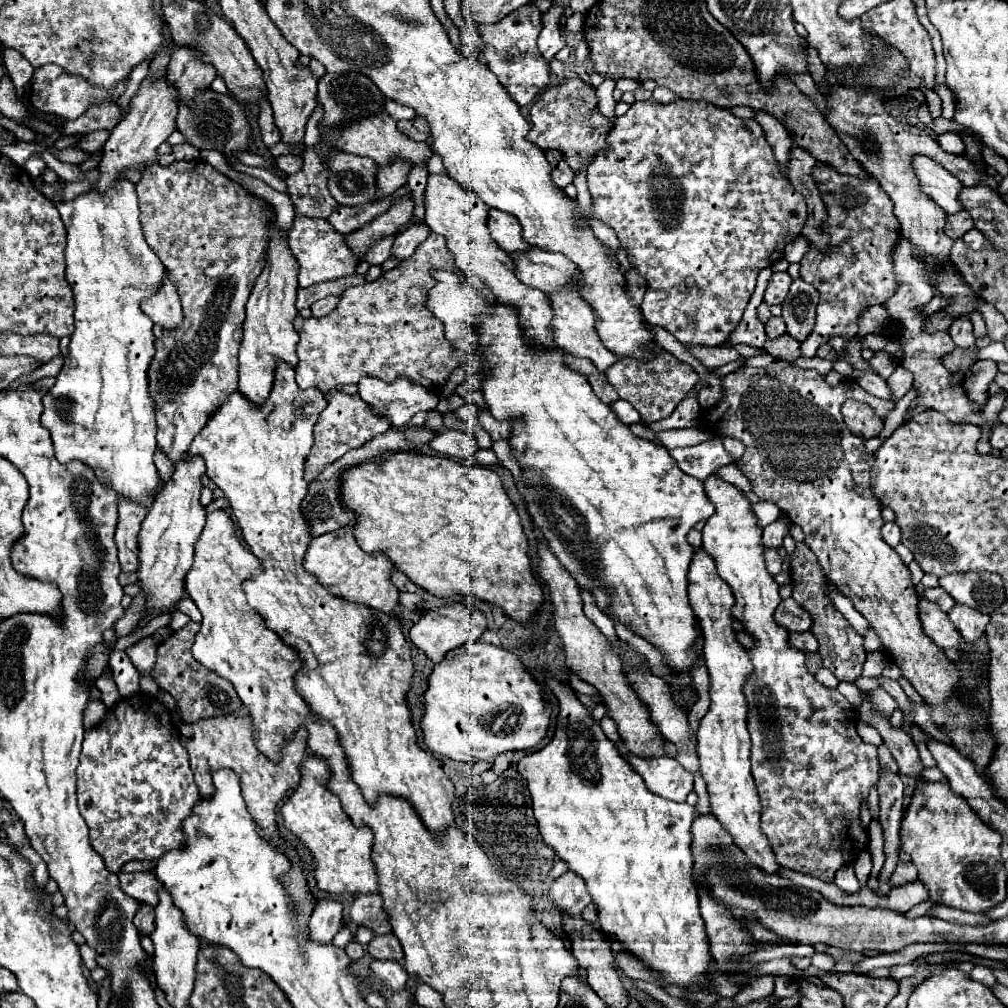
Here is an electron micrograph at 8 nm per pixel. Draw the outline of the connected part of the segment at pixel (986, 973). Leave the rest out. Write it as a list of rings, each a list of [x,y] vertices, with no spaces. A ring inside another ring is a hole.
[[[974,967],[970,971],[970,979],[976,979],[978,983],[982,983],[986,987],[992,987],[996,983],[996,977],[992,975],[992,971],[988,967]]]

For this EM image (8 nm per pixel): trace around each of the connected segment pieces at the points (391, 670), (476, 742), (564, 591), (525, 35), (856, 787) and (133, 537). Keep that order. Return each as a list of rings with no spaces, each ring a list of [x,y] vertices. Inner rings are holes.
[[[278,363],[274,387],[268,401],[262,407],[254,409],[246,399],[242,399],[240,391],[234,391],[234,395],[210,417],[210,423],[206,423],[206,427],[196,435],[188,449],[188,457],[200,455],[204,459],[206,475],[216,483],[218,489],[222,489],[224,497],[228,499],[234,519],[242,531],[242,539],[262,561],[264,571],[260,577],[244,583],[248,605],[264,617],[266,625],[276,631],[284,643],[292,645],[298,651],[304,663],[302,671],[296,675],[298,693],[304,697],[316,717],[326,719],[336,727],[340,743],[348,755],[352,779],[360,787],[364,799],[374,801],[382,793],[404,797],[414,805],[426,827],[434,835],[442,835],[444,829],[454,823],[454,785],[444,775],[440,761],[434,759],[432,753],[422,751],[416,743],[412,713],[406,705],[414,665],[400,621],[362,603],[350,603],[338,595],[332,595],[318,583],[312,573],[304,569],[304,553],[312,541],[310,527],[300,509],[302,499],[308,495],[308,481],[304,481],[304,463],[314,445],[312,427],[324,407],[326,401],[318,389],[300,389],[294,379],[294,369],[288,363]],[[378,623],[386,633],[384,649],[380,655],[370,651],[370,635]]]
[[[474,641],[450,651],[444,661],[434,667],[424,699],[424,743],[430,751],[454,761],[494,761],[496,755],[506,751],[530,751],[546,737],[550,725],[550,717],[544,711],[542,689],[522,661],[514,653],[484,641]]]
[[[540,539],[540,577],[550,587],[552,605],[554,605],[554,611],[556,611],[554,613],[556,631],[558,631],[558,635],[564,641],[568,669],[572,673],[576,673],[582,681],[594,685],[602,693],[602,697],[604,697],[604,701],[608,705],[608,715],[616,721],[620,737],[622,737],[624,745],[628,747],[628,751],[632,755],[638,755],[638,757],[654,757],[664,747],[664,741],[662,741],[662,735],[658,733],[656,725],[650,721],[648,707],[638,699],[638,695],[632,691],[632,687],[624,679],[624,675],[620,671],[620,661],[614,655],[614,651],[610,651],[608,639],[584,615],[580,591],[578,591],[574,579],[558,563],[558,559],[554,559],[554,555],[550,555],[544,539]]]
[[[532,3],[522,5],[518,11],[506,15],[506,19],[500,19],[494,25],[478,27],[478,31],[486,43],[482,53],[486,57],[488,69],[498,77],[502,87],[518,105],[530,105],[544,91],[544,87],[550,85],[550,65],[544,59],[538,59],[536,47],[536,39],[542,31],[542,15],[538,7]]]
[[[710,475],[710,479],[704,481],[704,487],[706,487],[706,495],[710,497],[710,501],[714,503],[716,507],[716,513],[706,521],[706,527],[702,531],[702,537],[704,537],[704,543],[702,543],[702,549],[706,553],[710,553],[716,561],[716,567],[718,567],[718,575],[732,587],[734,591],[734,597],[736,597],[736,603],[734,603],[734,617],[742,623],[742,629],[756,641],[754,647],[750,649],[750,661],[754,665],[752,673],[746,677],[746,683],[742,687],[742,693],[746,697],[746,703],[748,703],[748,731],[750,731],[750,737],[752,737],[752,755],[750,755],[750,761],[752,761],[752,775],[754,775],[754,781],[756,781],[756,787],[758,787],[758,793],[760,793],[760,803],[762,803],[762,831],[764,835],[768,837],[770,845],[772,845],[772,851],[776,855],[776,861],[786,867],[786,869],[792,869],[792,871],[798,871],[798,873],[804,873],[804,875],[812,875],[812,877],[818,877],[826,883],[832,883],[834,881],[834,875],[840,867],[844,865],[850,865],[852,861],[856,861],[856,857],[862,853],[862,851],[868,851],[868,843],[870,843],[870,837],[866,833],[866,829],[860,825],[860,807],[862,803],[866,801],[870,789],[878,783],[878,753],[876,753],[876,747],[872,745],[866,745],[858,733],[856,733],[856,715],[850,711],[850,703],[838,693],[838,689],[828,689],[824,685],[820,685],[812,673],[808,673],[806,665],[804,665],[804,659],[806,655],[794,647],[788,645],[788,629],[786,627],[780,627],[776,621],[774,621],[774,611],[778,607],[778,603],[782,601],[780,595],[778,595],[778,583],[774,581],[774,577],[768,573],[766,565],[764,565],[764,549],[762,549],[762,529],[756,525],[756,515],[752,513],[750,509],[750,501],[742,495],[742,491],[738,491],[736,487],[732,487],[730,483],[724,483],[722,479],[718,479],[716,475]]]
[[[118,495],[118,529],[116,529],[116,543],[120,551],[120,567],[122,571],[137,571],[138,560],[138,533],[140,525],[146,517],[148,509],[140,503],[124,499]]]

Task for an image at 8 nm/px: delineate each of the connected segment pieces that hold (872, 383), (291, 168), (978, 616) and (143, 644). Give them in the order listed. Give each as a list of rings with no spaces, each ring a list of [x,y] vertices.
[[[854,371],[852,373],[852,379],[862,385],[868,393],[872,393],[874,397],[878,399],[884,399],[884,401],[892,401],[892,395],[890,395],[890,389],[886,385],[886,381],[878,375],[878,373],[864,373],[864,371]]]
[[[280,155],[280,157],[274,159],[274,163],[276,163],[278,169],[284,171],[286,175],[292,175],[292,173],[296,173],[296,171],[302,169],[302,161],[300,161],[298,157],[294,157],[294,155]]]
[[[954,603],[954,607],[948,611],[950,621],[954,623],[954,627],[958,629],[958,633],[962,635],[962,649],[964,653],[968,651],[968,647],[984,635],[984,629],[990,621],[990,615],[984,615],[980,611],[974,611],[968,605],[962,603]]]
[[[142,637],[138,643],[130,645],[126,649],[130,661],[134,663],[134,667],[138,667],[144,675],[150,675],[150,665],[154,663],[154,637]]]

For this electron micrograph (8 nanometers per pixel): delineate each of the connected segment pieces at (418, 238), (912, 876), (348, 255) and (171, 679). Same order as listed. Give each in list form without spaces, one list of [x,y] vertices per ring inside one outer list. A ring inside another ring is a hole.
[[[410,223],[406,227],[406,231],[400,231],[400,235],[396,237],[394,245],[392,245],[392,257],[400,259],[400,261],[406,261],[412,257],[414,249],[426,241],[430,229],[426,229],[426,223],[420,223],[420,225],[414,225]]]
[[[898,861],[892,877],[890,877],[890,887],[900,887],[906,883],[918,881],[918,869],[912,861]]]
[[[294,219],[292,231],[288,235],[288,247],[298,261],[300,287],[310,287],[314,283],[352,275],[358,265],[356,255],[346,247],[344,235],[336,233],[326,219]]]
[[[190,621],[182,629],[168,635],[162,643],[158,643],[156,663],[152,667],[152,679],[158,683],[160,689],[168,691],[176,699],[176,705],[180,709],[184,723],[196,723],[200,719],[222,717],[222,715],[238,713],[242,709],[242,701],[238,699],[234,687],[230,687],[230,683],[226,683],[220,675],[206,669],[192,657],[190,649],[194,645],[198,627],[200,627],[198,623]]]

